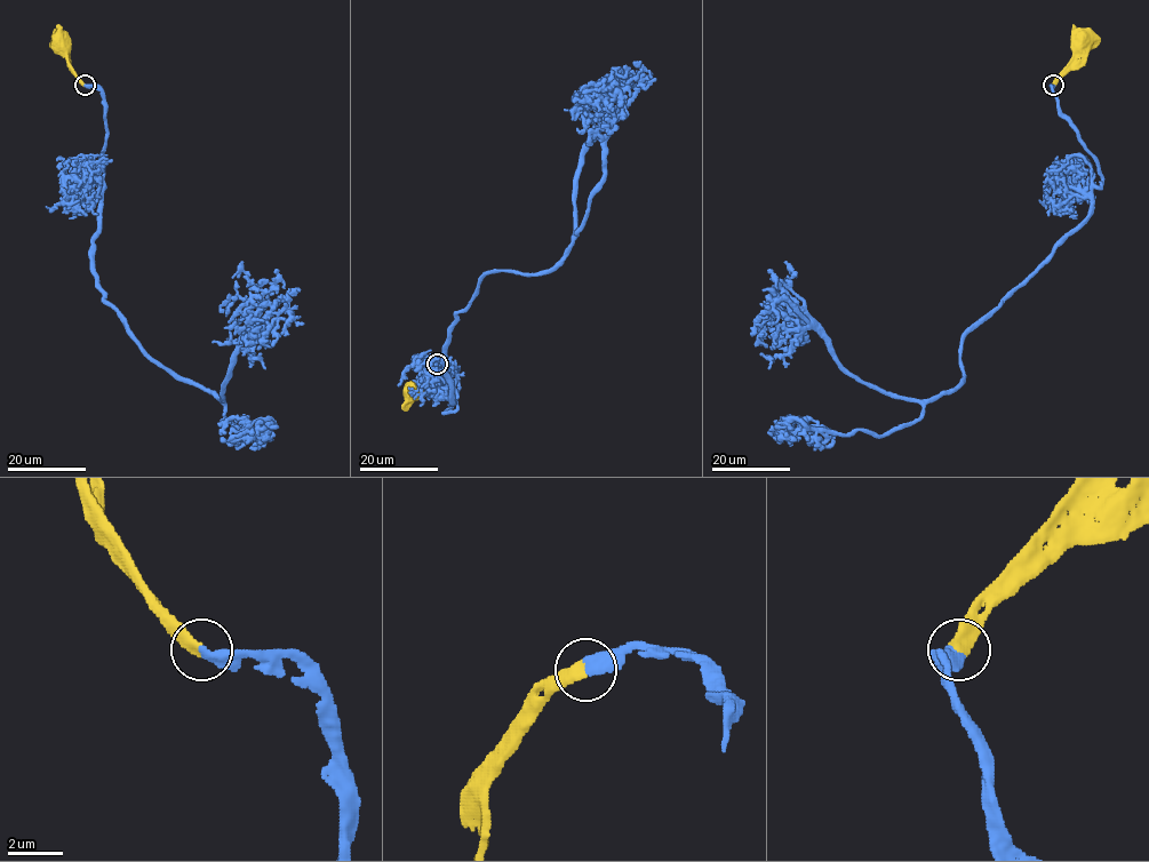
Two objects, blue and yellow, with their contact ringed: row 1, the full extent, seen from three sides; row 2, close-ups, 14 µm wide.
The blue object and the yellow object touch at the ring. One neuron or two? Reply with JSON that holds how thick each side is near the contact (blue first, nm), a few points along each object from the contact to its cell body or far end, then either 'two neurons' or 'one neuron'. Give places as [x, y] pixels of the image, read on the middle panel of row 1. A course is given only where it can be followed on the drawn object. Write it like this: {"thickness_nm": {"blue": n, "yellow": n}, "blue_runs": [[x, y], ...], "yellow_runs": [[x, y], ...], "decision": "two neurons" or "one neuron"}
{"thickness_nm": {"blue": 480, "yellow": 420}, "blue_runs": [[436, 364], [456, 366], [453, 412], [444, 344], [479, 280], [544, 272], [572, 241], [612, 86], [581, 101]], "yellow_runs": [[436, 364], [409, 392]], "decision": "one neuron"}

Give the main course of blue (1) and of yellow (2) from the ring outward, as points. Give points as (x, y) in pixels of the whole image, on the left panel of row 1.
1: (84, 85), (104, 96), (103, 300), (220, 400), (260, 297), (229, 320)
2: (84, 85), (57, 46)

